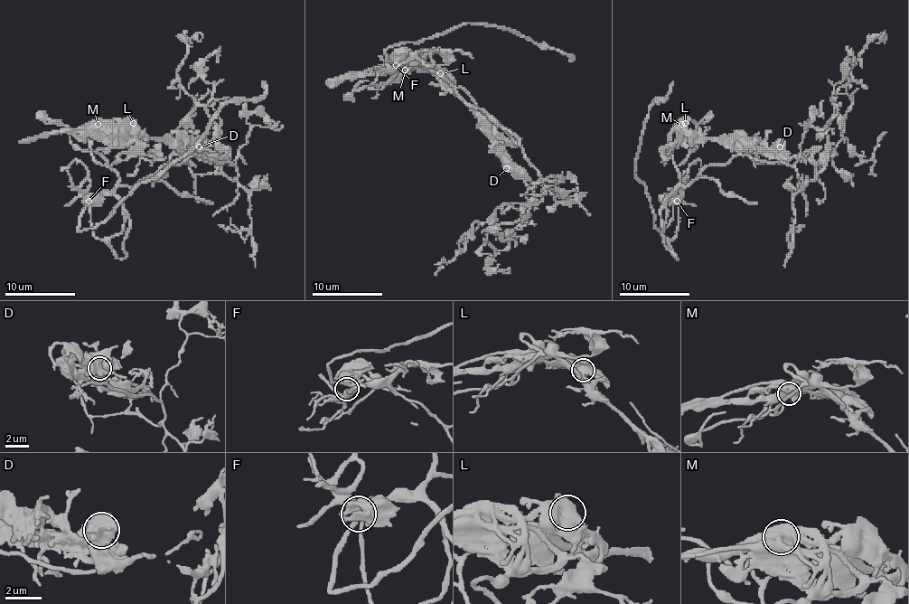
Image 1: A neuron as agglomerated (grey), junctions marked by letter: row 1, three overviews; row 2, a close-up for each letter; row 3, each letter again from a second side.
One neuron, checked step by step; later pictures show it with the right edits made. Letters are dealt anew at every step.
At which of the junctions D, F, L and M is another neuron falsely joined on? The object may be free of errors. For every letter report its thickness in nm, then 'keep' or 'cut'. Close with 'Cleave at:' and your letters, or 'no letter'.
D: 650 nm | keep
F: 320 nm | keep
L: 700 nm | keep
M: 650 nm | keep
Cleave at: no letter

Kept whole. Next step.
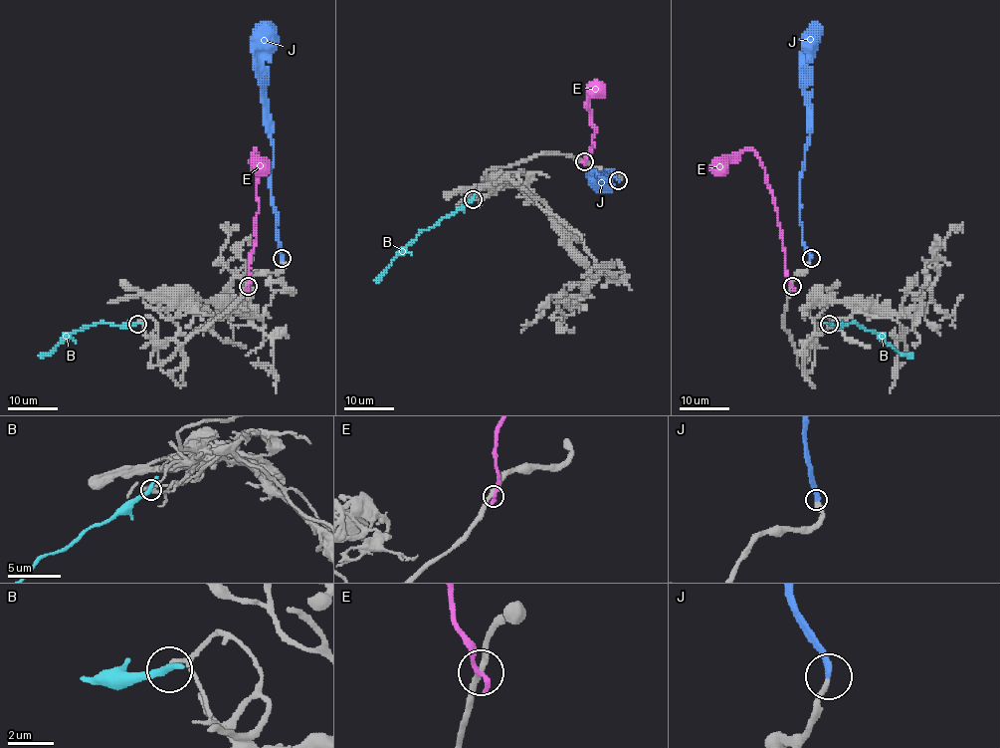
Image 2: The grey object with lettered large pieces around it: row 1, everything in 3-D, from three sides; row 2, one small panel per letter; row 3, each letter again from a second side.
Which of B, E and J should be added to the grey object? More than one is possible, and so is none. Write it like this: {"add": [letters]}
{"add": ["J"]}

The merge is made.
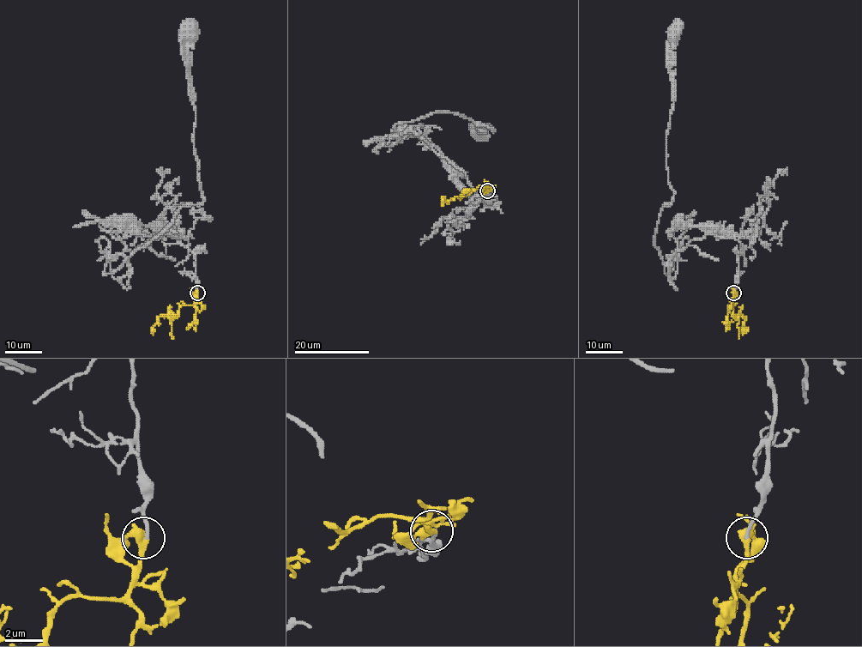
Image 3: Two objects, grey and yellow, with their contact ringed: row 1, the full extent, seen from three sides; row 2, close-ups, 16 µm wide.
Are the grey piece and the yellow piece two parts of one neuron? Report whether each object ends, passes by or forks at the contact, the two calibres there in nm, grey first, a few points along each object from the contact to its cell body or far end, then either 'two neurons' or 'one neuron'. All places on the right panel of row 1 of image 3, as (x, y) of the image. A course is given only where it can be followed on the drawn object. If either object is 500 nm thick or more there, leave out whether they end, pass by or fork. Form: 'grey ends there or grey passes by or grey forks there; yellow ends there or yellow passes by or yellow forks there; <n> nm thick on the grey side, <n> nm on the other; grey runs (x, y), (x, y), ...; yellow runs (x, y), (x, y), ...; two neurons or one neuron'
grey ends there; yellow passes by; 190 nm thick on the grey side, 400 nm on the other; grey runs (733, 293), (739, 241), (694, 238), (675, 253), (668, 274), (654, 244), (674, 190), (666, 130), (678, 29); yellow runs (733, 293), (731, 305), (732, 314), (744, 317), (744, 333); one neuron

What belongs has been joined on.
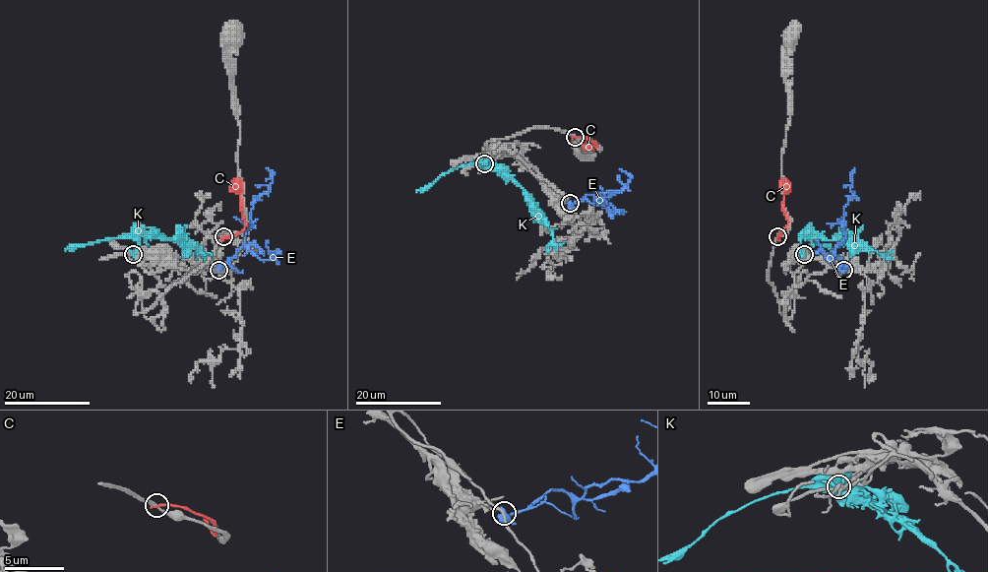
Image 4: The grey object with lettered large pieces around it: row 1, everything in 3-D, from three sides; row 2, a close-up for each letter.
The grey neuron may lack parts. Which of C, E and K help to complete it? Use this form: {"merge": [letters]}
{"merge": ["K"]}

